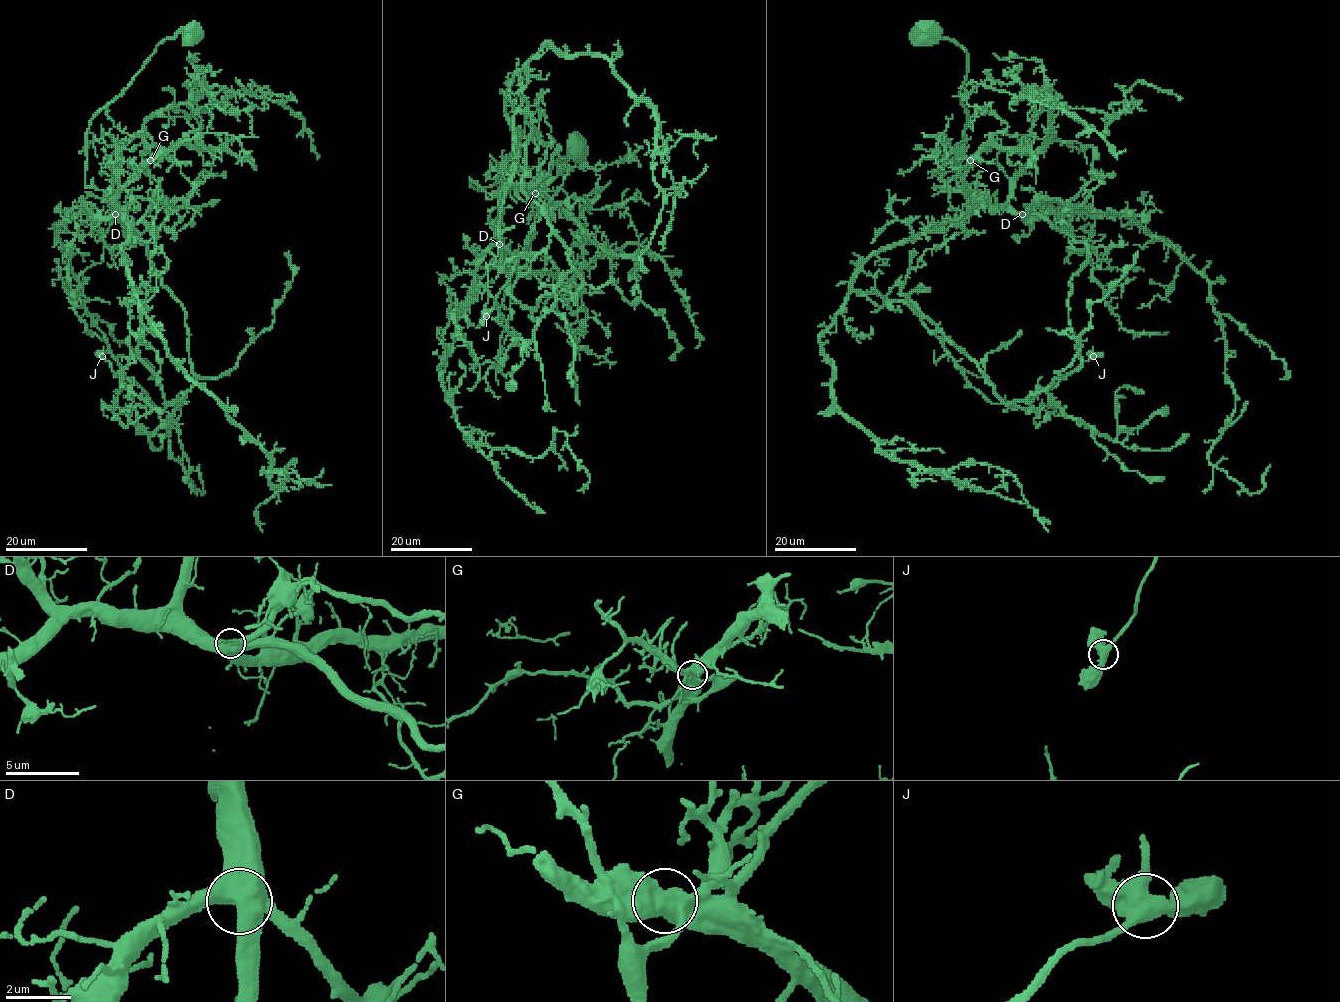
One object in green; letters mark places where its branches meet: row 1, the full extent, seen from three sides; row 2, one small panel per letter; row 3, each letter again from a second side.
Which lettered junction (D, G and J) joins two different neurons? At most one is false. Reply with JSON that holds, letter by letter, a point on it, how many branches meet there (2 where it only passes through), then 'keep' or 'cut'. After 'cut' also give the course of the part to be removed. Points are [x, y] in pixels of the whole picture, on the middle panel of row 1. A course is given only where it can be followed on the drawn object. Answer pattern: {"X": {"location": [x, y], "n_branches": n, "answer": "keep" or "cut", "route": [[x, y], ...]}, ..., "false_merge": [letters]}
{"D": {"location": [499, 244], "n_branches": 4, "answer": "keep"}, "G": {"location": [535, 193], "n_branches": 4, "answer": "keep"}, "J": {"location": [486, 316], "n_branches": 4, "answer": "keep"}, "false_merge": []}

